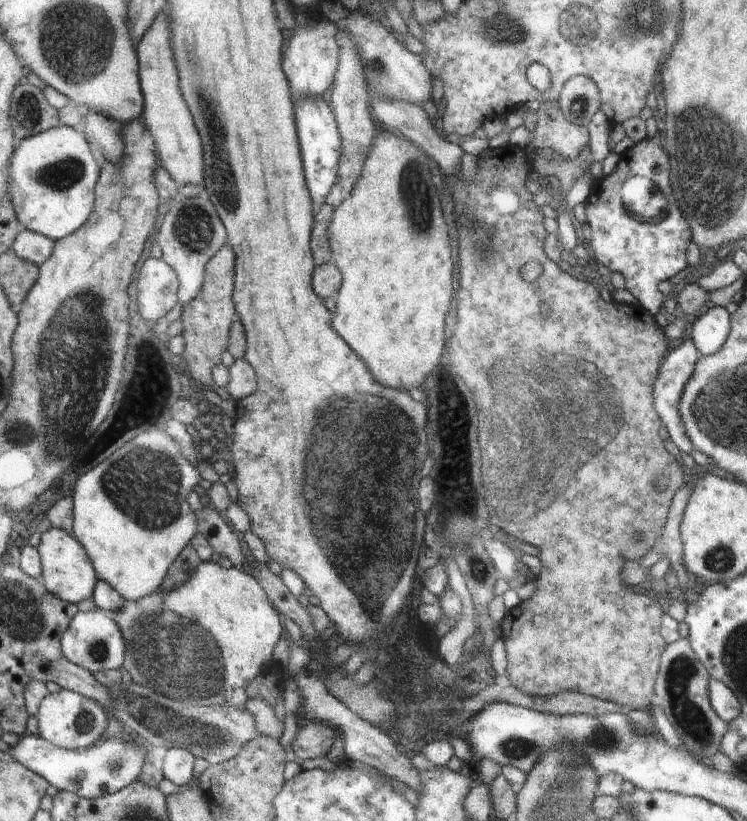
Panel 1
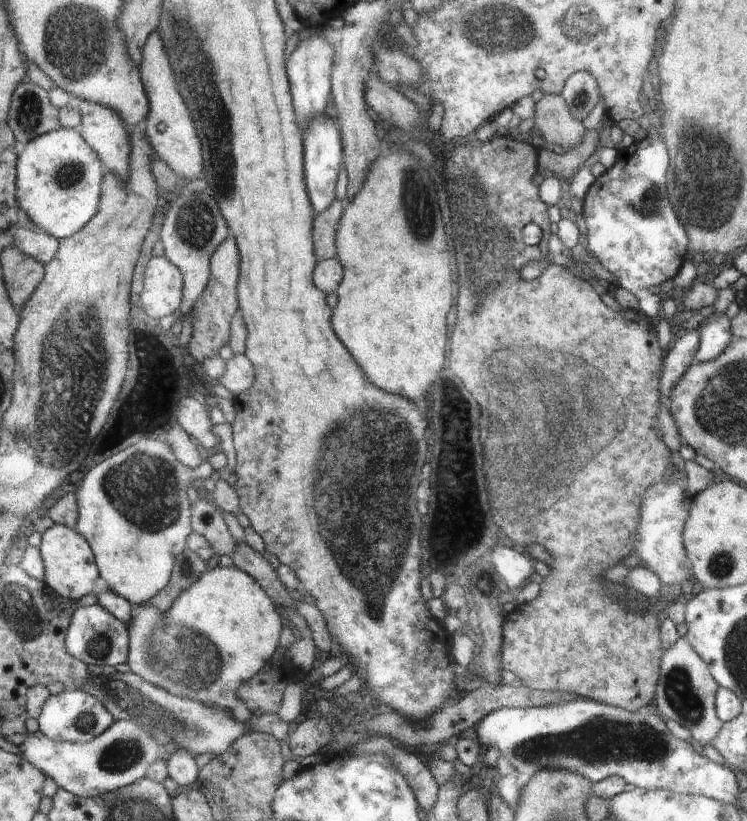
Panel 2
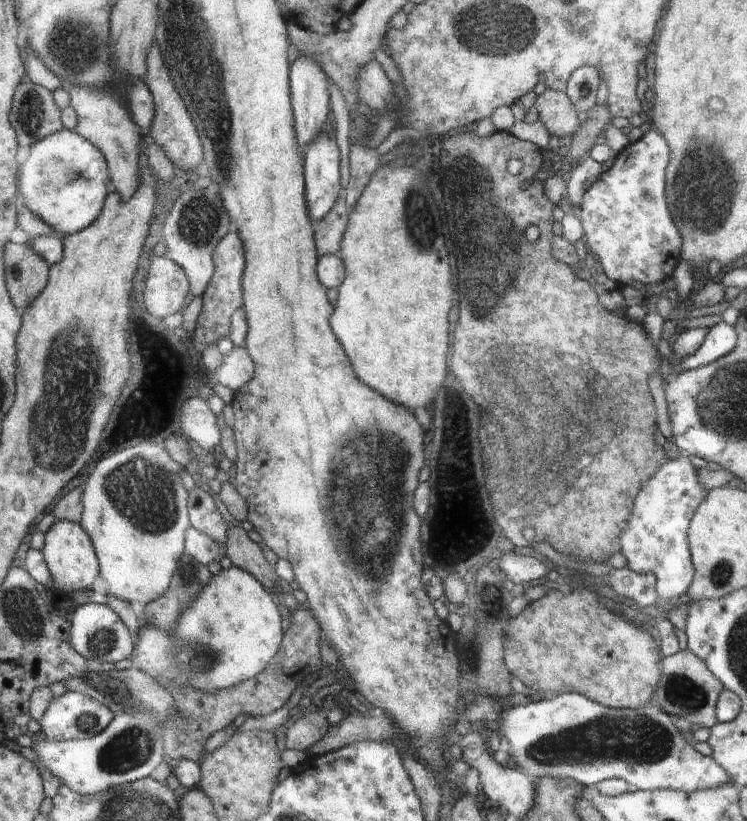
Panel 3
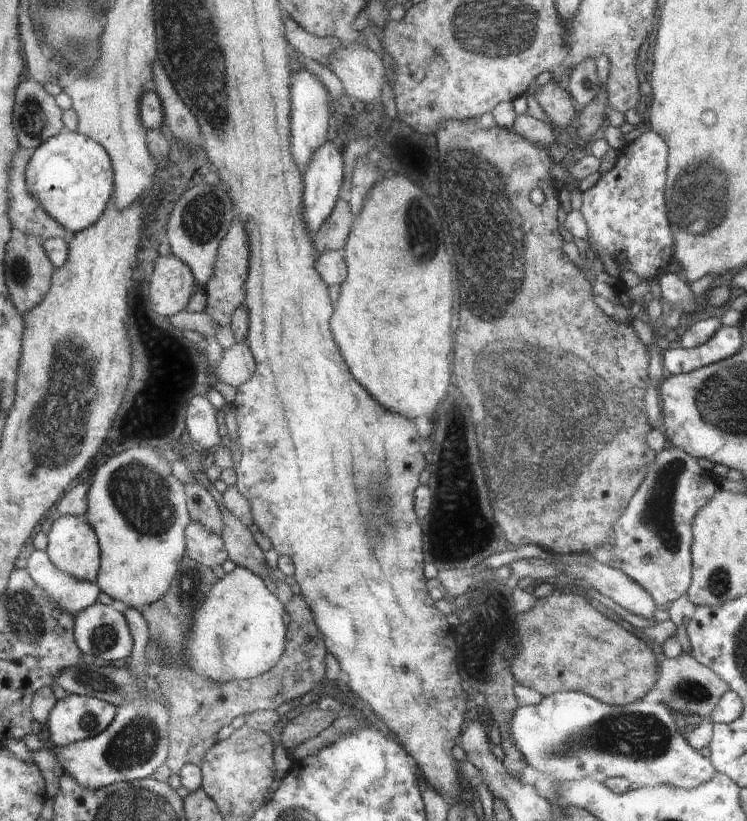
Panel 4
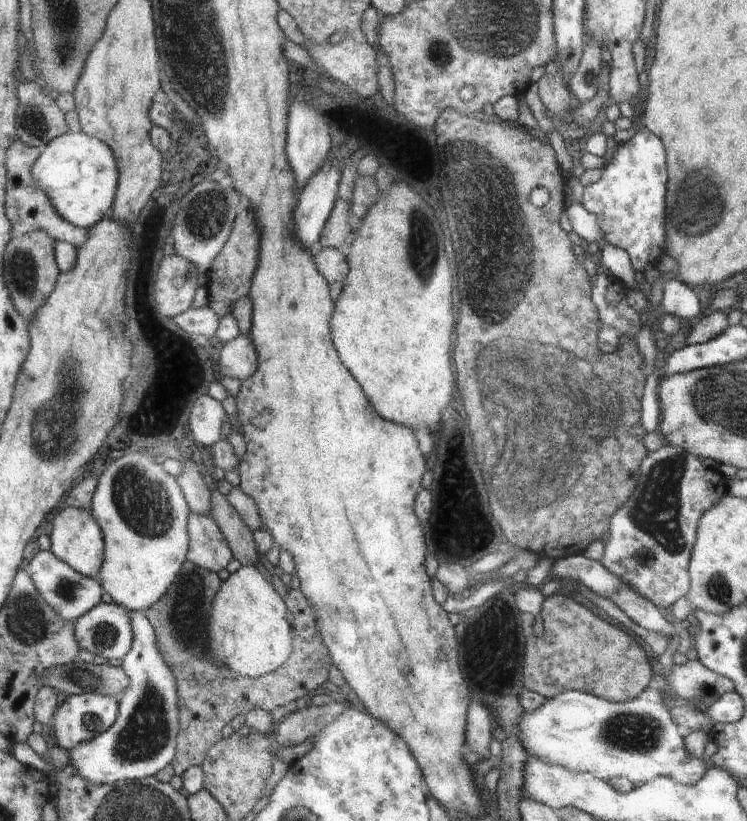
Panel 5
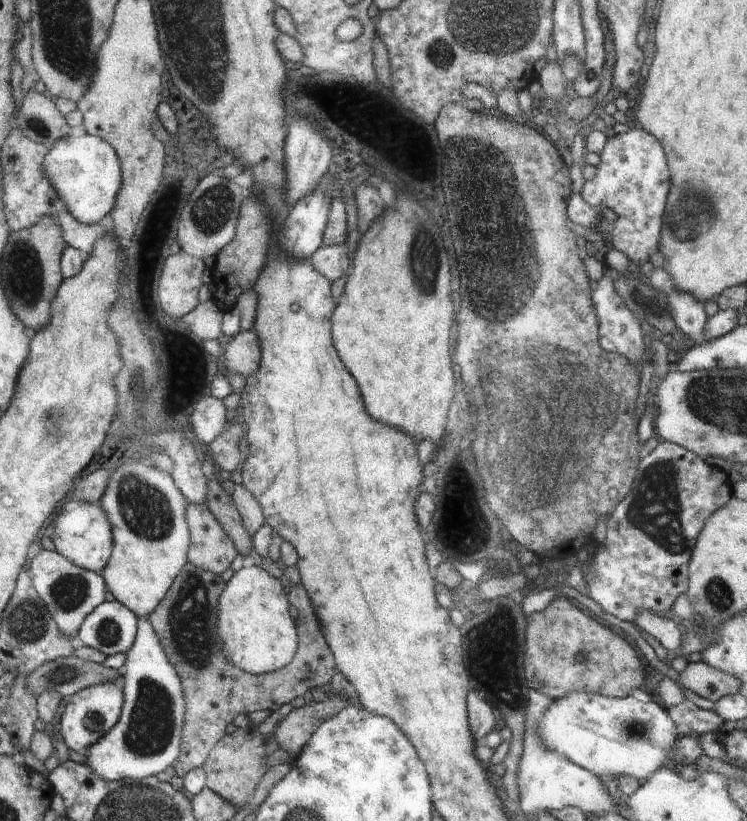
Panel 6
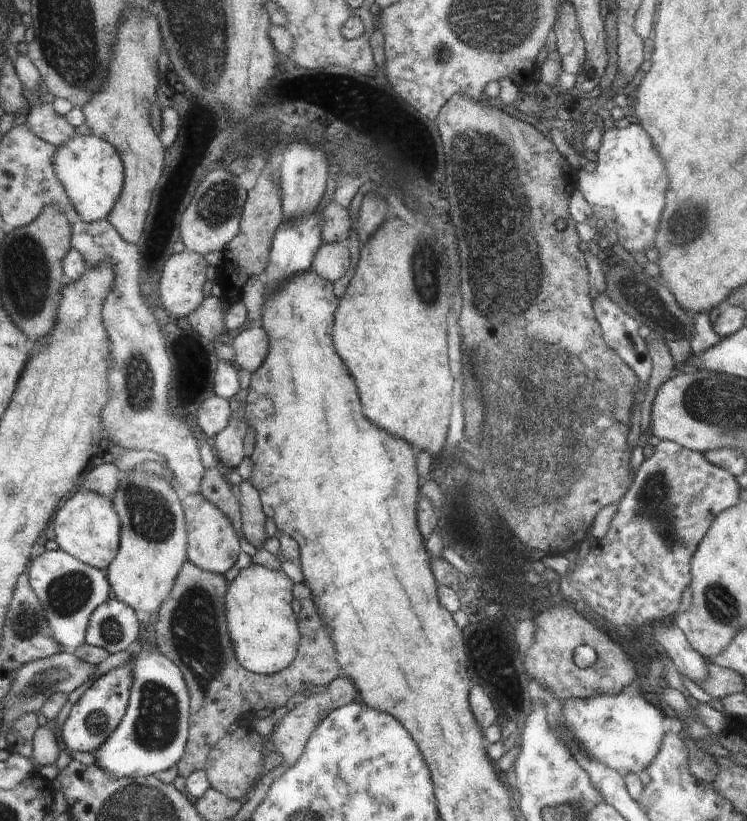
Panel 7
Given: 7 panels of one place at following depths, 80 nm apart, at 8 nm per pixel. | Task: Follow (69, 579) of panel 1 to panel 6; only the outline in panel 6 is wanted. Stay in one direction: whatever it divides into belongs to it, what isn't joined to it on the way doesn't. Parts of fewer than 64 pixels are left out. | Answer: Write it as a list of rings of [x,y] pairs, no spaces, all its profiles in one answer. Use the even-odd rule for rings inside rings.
[[[72,498],[62,509],[56,516],[55,533],[52,536],[56,550],[70,557],[78,566],[104,574],[115,550],[113,524],[104,506]]]

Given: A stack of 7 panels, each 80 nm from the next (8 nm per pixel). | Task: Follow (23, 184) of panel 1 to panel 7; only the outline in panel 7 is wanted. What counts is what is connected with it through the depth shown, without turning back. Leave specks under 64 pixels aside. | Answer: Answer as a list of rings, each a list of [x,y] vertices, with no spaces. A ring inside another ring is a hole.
[[[77,134],[64,146],[58,147],[58,158],[54,160],[54,166],[66,188],[67,196],[86,222],[109,220],[121,201],[127,180],[121,152],[113,143],[93,134]]]

